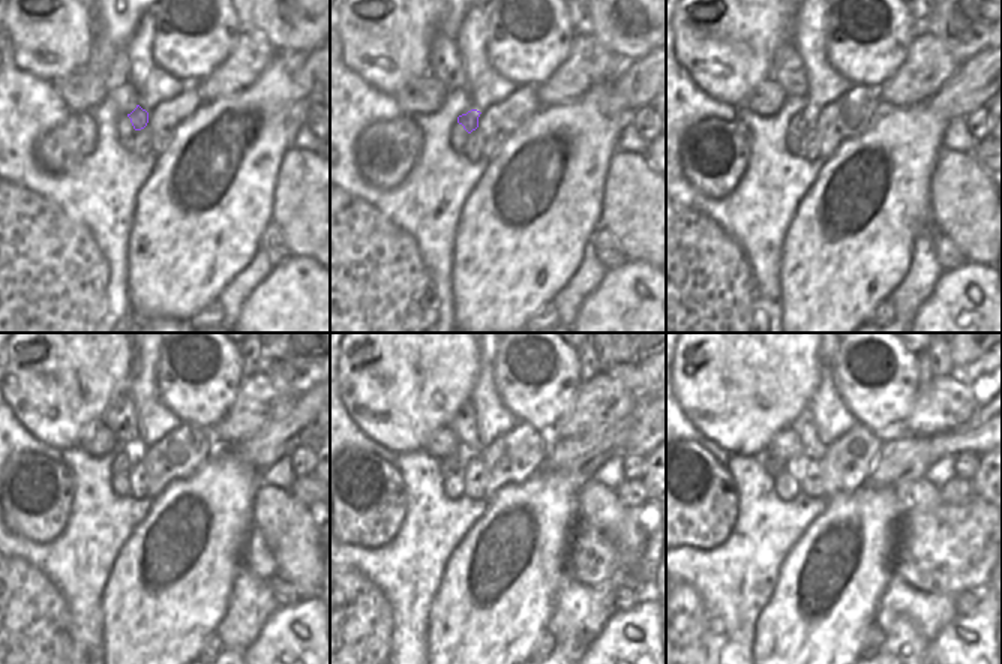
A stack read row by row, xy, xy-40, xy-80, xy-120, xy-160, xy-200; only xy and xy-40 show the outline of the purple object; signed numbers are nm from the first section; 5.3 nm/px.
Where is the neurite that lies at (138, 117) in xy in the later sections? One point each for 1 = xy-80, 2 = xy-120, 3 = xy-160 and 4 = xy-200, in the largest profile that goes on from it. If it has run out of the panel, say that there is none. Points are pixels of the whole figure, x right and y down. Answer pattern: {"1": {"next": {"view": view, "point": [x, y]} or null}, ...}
{"1": {"next": {"view": "xy-80", "point": [800, 123]}}, "2": {"next": {"view": "xy-120", "point": [128, 456]}}, "3": {"next": {"view": "xy-160", "point": [456, 465]}}, "4": {"next": {"view": "xy-200", "point": [764, 457]}}}

